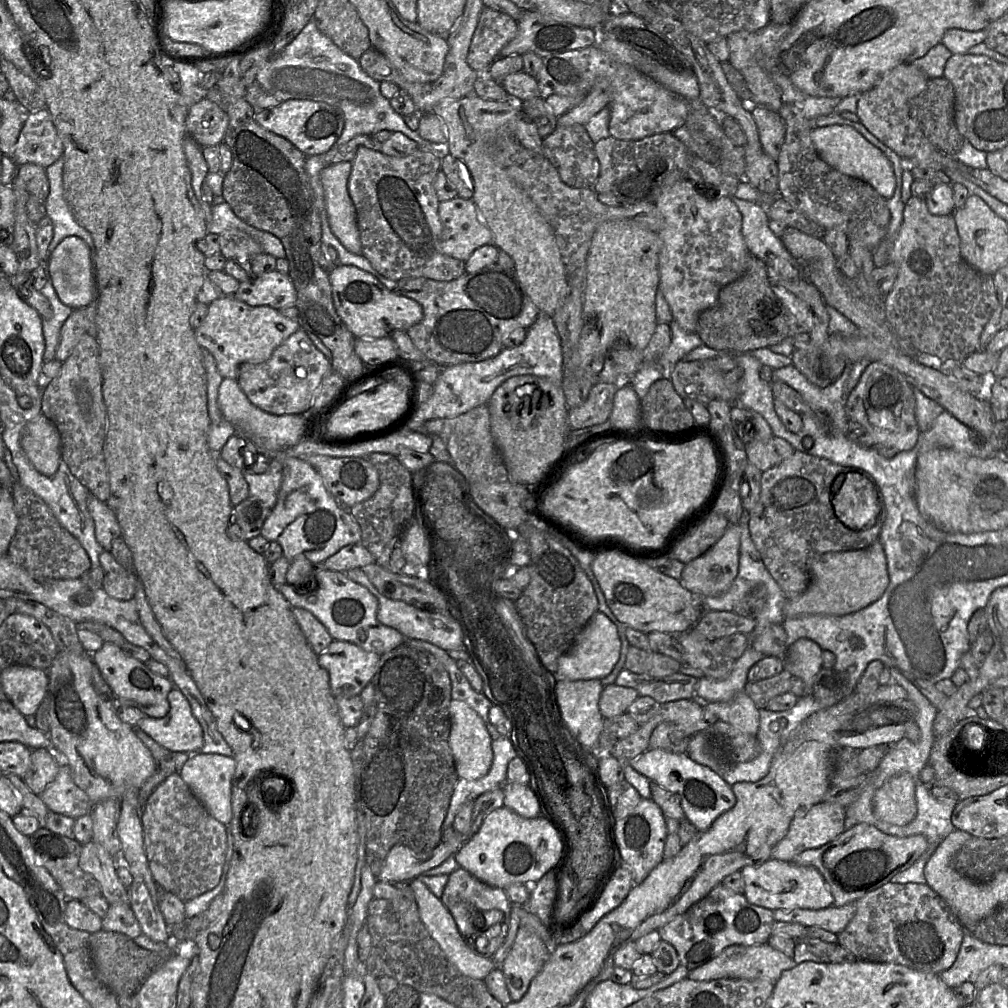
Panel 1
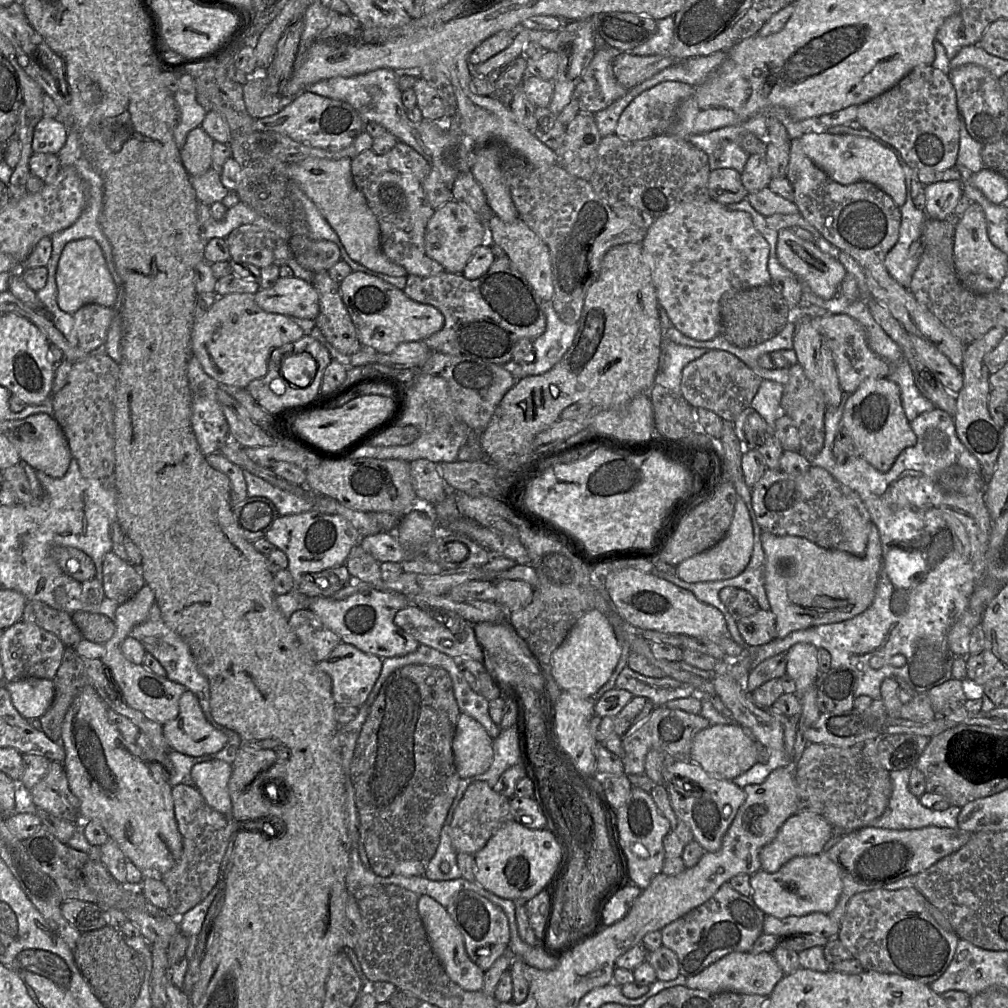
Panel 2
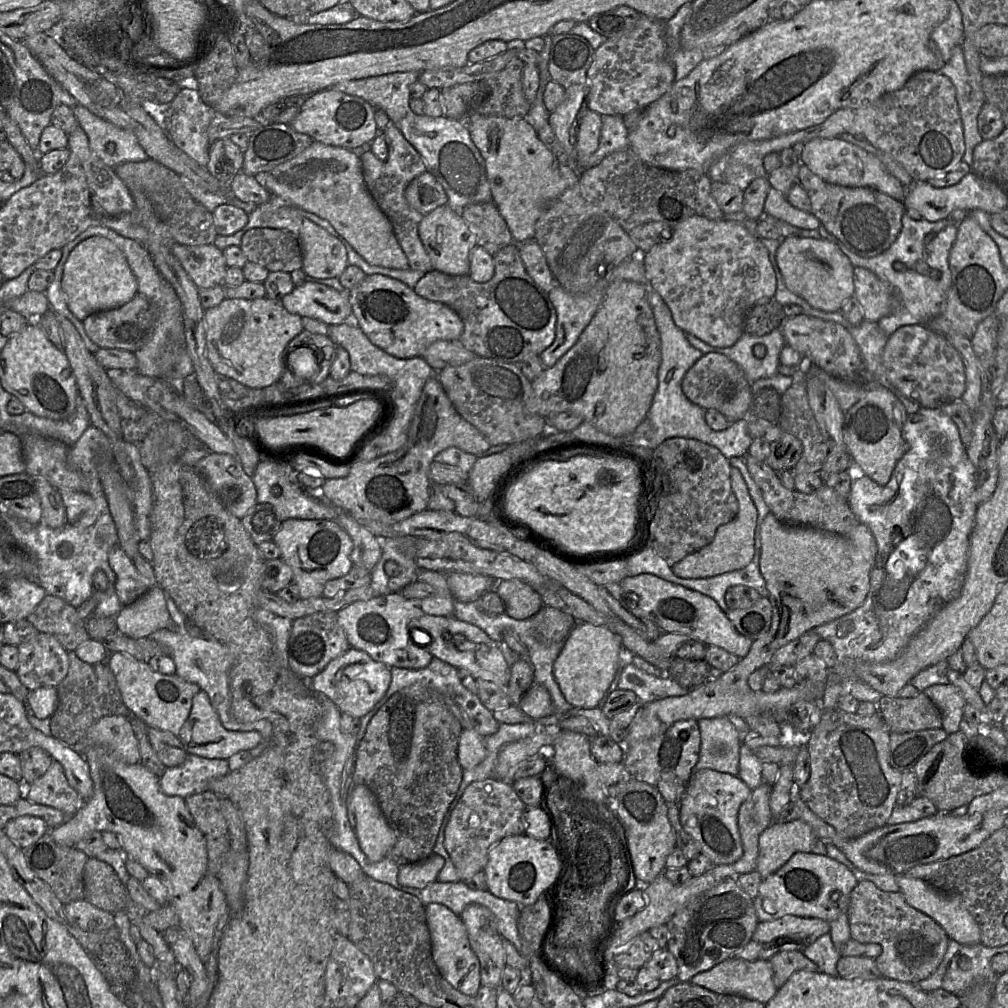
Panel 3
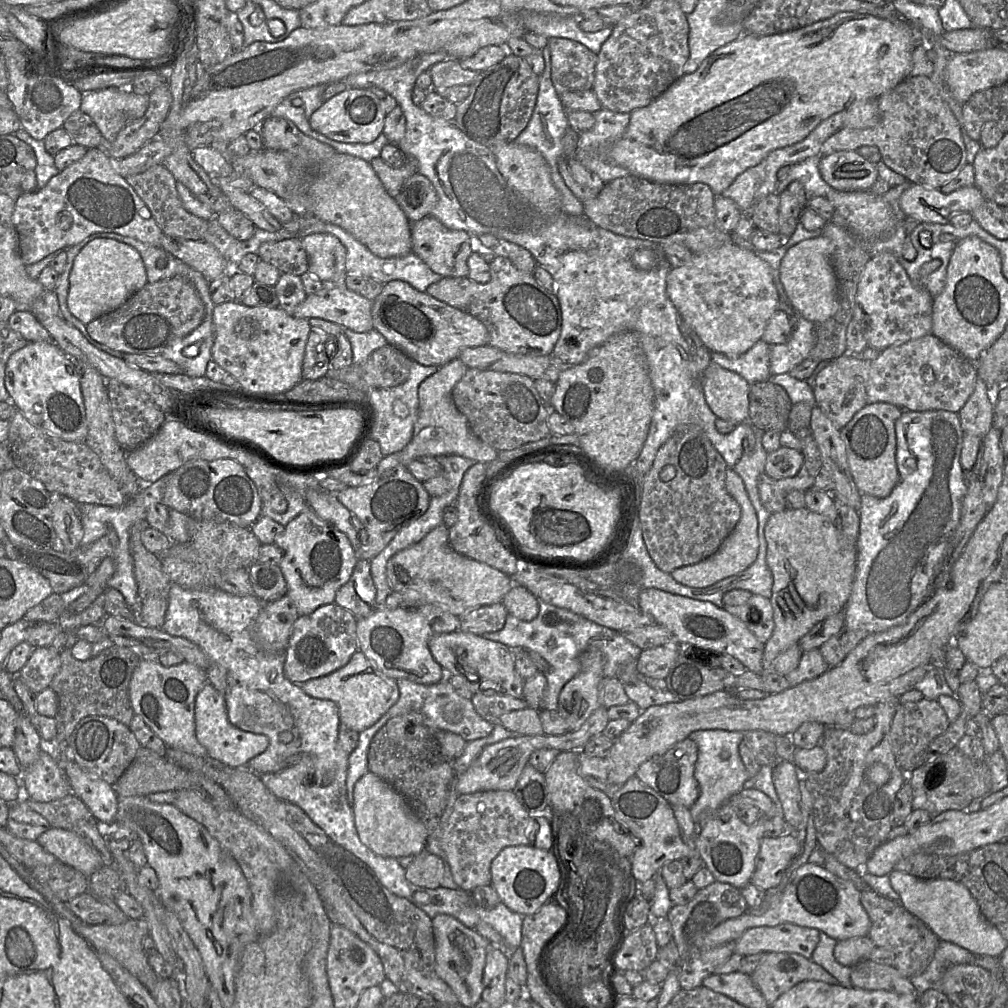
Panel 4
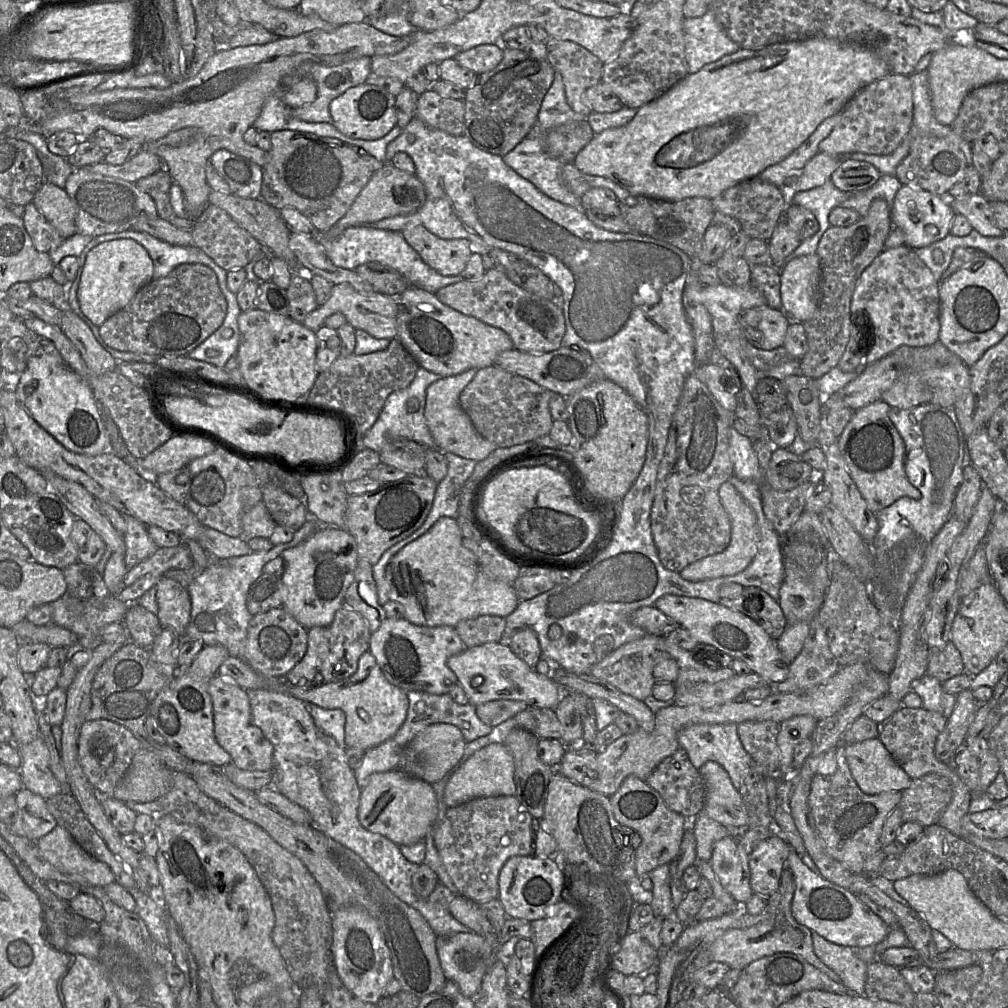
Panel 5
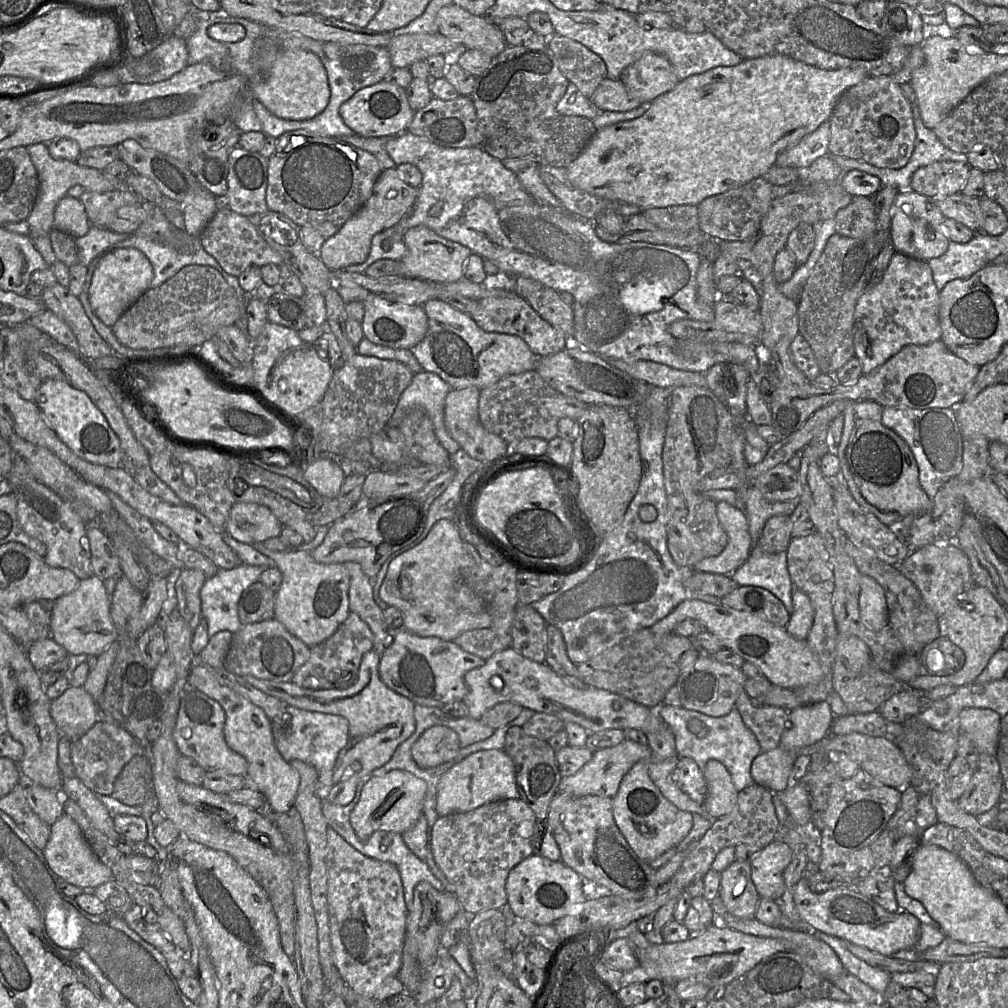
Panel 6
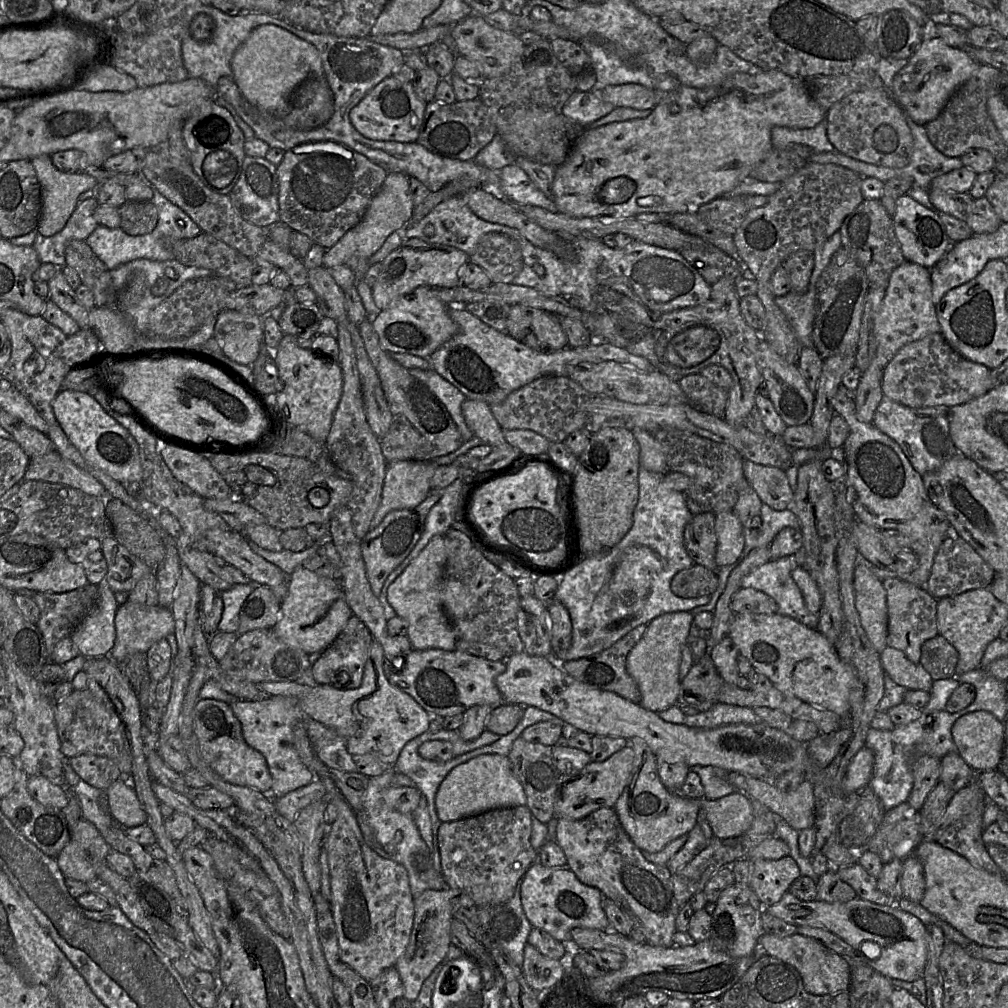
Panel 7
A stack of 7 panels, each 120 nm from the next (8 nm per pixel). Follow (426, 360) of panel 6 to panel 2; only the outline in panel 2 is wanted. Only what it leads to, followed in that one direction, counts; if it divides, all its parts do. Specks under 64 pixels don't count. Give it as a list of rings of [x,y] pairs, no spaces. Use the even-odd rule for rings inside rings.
[[[352,271],[339,286],[343,303],[349,312],[361,344],[374,348],[378,353],[389,354],[403,342],[425,340],[443,328],[444,316],[437,308],[410,299],[403,290],[380,278],[363,272]]]

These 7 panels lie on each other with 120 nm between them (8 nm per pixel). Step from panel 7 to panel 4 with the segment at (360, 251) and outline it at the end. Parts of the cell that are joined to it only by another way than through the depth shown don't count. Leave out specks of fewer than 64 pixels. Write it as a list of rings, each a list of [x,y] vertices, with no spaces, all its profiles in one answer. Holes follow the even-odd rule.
[[[417,172],[402,184],[399,194],[393,199],[414,223],[431,214],[438,195],[432,182]]]

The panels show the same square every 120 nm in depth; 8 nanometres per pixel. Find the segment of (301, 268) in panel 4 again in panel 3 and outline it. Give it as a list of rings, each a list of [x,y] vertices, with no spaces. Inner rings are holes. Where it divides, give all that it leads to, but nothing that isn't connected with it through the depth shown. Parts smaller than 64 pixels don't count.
[[[253,228],[244,233],[240,249],[249,262],[269,272],[301,269],[302,253],[298,238],[282,229]]]

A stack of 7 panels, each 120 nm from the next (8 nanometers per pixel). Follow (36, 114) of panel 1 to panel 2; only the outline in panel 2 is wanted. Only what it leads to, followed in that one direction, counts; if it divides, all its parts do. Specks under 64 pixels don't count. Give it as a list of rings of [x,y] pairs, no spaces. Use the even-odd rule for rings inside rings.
[[[42,118],[35,126],[33,154],[55,154],[61,151],[68,136],[67,126],[58,118]]]

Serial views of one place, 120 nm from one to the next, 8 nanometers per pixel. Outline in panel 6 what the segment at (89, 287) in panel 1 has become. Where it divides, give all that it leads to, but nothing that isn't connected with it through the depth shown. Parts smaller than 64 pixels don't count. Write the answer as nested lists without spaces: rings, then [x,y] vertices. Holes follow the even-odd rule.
[[[109,248],[100,255],[98,255],[88,266],[87,269],[89,271],[89,266],[93,264],[93,273],[91,284],[89,288],[89,303],[90,306],[95,313],[95,315],[106,325],[112,327],[115,322],[120,318],[120,316],[127,310],[125,309],[125,304],[131,299],[132,295],[137,291],[137,295],[141,292],[142,294],[150,288],[150,283],[153,278],[153,267],[148,260],[148,258],[138,249],[135,248]]]

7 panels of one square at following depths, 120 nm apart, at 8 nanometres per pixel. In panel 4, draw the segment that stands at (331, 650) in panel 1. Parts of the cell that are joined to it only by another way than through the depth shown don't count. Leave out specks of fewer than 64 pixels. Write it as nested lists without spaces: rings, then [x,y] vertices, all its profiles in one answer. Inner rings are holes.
[[[357,650],[342,668],[300,686],[313,698],[335,702],[339,708],[340,723],[359,733],[375,724],[399,699],[396,679],[384,674],[360,650]]]

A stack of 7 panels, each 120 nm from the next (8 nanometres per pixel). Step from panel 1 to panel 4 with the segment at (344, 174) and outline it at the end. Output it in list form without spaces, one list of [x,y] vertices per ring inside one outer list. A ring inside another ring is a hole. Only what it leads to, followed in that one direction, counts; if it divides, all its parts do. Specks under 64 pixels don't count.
[[[262,149],[259,151],[250,150],[246,155],[232,159],[231,163],[235,171],[249,177],[254,186],[271,190],[291,206],[294,204],[303,206],[310,215],[341,227],[380,258],[400,257],[412,251],[412,222],[387,193],[370,162],[337,152],[326,160],[318,171],[314,171],[310,170],[310,167],[293,166],[293,155],[289,152]]]

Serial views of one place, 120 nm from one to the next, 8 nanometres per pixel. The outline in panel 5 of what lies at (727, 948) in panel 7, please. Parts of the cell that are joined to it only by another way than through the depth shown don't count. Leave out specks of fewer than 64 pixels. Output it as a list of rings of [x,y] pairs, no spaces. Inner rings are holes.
[[[728,835],[717,841],[709,863],[721,885],[738,904],[744,905],[752,897],[749,854],[739,837]]]

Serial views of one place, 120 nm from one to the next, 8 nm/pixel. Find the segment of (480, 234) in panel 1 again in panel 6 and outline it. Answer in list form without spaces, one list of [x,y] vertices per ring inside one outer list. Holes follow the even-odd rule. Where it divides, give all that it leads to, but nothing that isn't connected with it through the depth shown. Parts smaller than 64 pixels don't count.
[[[424,225],[409,228],[403,234],[403,239],[407,251],[399,260],[399,274],[392,276],[403,276],[435,283],[454,283],[463,279],[465,264],[473,253],[468,247],[441,237]]]

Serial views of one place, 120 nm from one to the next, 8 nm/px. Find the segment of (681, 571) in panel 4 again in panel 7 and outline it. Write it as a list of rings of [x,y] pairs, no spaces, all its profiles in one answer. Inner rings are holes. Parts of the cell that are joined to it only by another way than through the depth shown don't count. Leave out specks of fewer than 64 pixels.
[[[734,511],[716,515],[716,564],[718,568],[737,562],[745,547],[744,527]]]

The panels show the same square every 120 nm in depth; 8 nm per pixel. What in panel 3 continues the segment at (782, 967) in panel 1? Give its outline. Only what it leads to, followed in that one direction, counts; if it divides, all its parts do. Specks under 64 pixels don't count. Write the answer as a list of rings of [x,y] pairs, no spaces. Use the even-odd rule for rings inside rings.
[[[729,958],[707,971],[694,975],[690,982],[718,994],[737,995],[767,1004],[776,994],[773,968],[769,960],[747,961]]]

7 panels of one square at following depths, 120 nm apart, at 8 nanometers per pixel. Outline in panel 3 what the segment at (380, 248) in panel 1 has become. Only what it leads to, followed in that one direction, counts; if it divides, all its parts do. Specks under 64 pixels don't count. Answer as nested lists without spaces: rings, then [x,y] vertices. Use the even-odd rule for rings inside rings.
[[[390,121],[383,133],[388,146],[388,157],[382,161],[370,150],[360,156],[365,184],[381,211],[391,222],[394,234],[405,253],[412,270],[429,273],[434,270],[433,264],[419,237],[418,228],[424,215],[412,208],[405,198],[408,184],[427,171],[424,159],[419,152],[405,139],[401,131]]]

